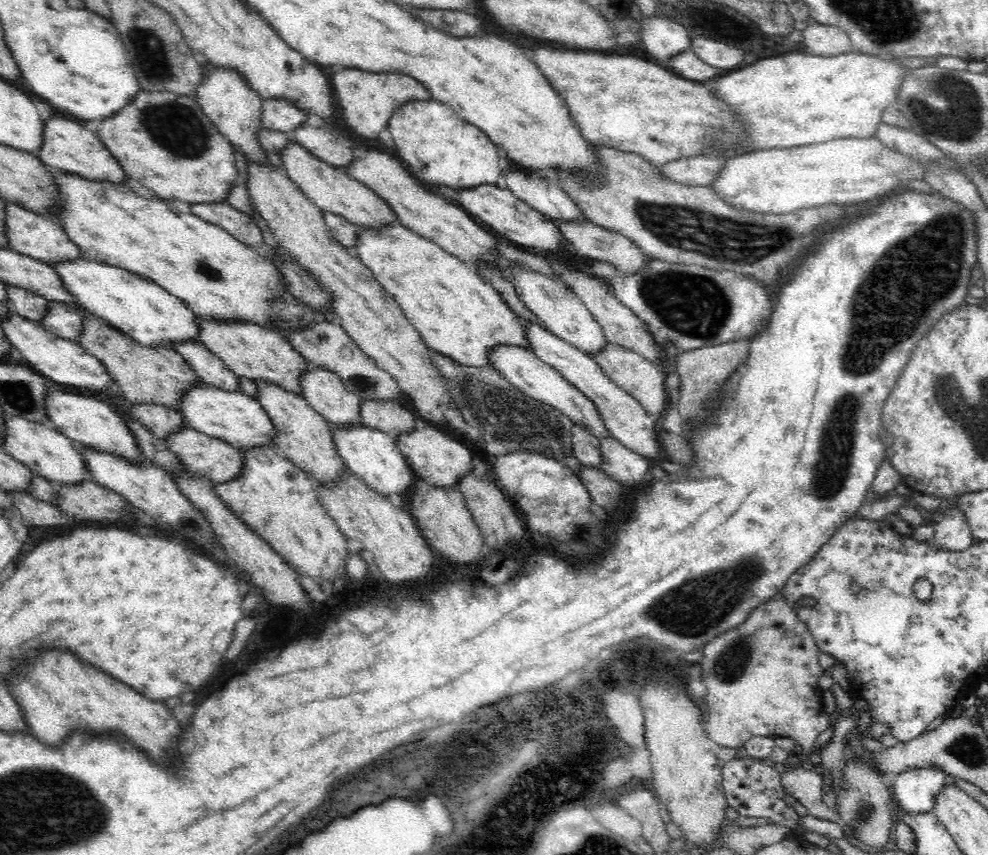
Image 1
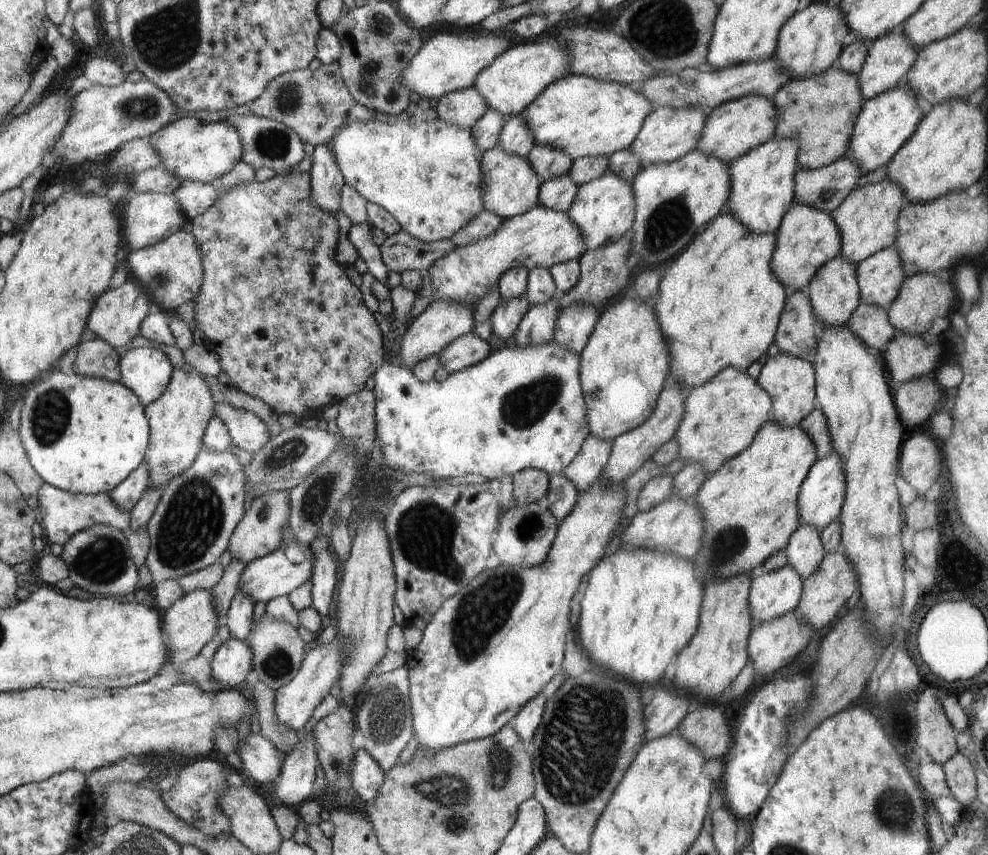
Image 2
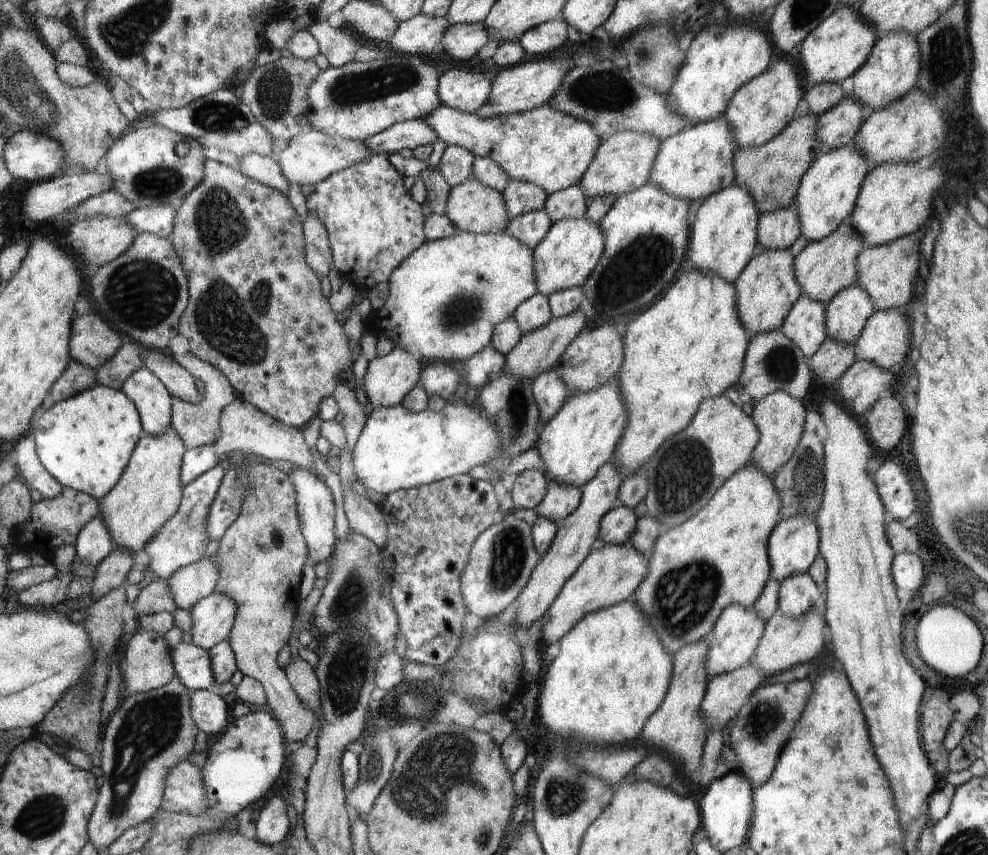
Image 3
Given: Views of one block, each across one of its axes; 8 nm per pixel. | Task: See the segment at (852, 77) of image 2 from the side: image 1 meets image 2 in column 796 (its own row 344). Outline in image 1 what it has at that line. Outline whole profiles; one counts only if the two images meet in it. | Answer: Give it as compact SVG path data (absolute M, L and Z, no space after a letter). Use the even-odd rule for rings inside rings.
M87 315L83 319L83 331L77 342L88 354L94 355L104 364L113 382L122 391L122 398L127 398L133 404L154 403L180 410L180 398L183 394L188 388L202 383L188 361L171 346L140 345L133 338L93 315Z

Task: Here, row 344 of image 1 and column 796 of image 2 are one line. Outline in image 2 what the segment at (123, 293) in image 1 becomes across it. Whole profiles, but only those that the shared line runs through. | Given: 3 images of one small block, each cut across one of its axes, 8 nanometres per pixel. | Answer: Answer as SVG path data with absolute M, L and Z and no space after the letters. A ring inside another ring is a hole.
M774 137L767 143L757 146L730 163L730 194L725 211L736 217L749 231L755 233L772 233L774 235L786 211L790 210L790 207L795 203L793 186L796 171L798 170L798 149L799 143L797 140L793 141Z

